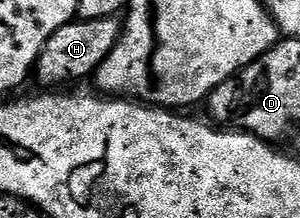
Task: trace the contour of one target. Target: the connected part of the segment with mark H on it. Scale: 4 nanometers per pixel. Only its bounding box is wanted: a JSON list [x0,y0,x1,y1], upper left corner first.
[36,16,122,90]

